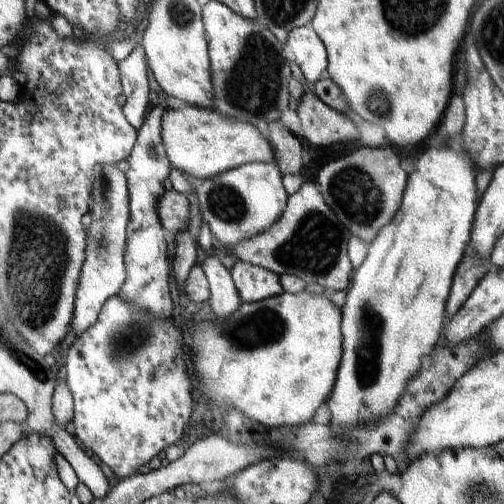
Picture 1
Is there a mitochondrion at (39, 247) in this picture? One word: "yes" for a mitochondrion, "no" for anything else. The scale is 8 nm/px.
yes

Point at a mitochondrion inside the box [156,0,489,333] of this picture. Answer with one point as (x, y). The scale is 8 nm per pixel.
(253, 86)

